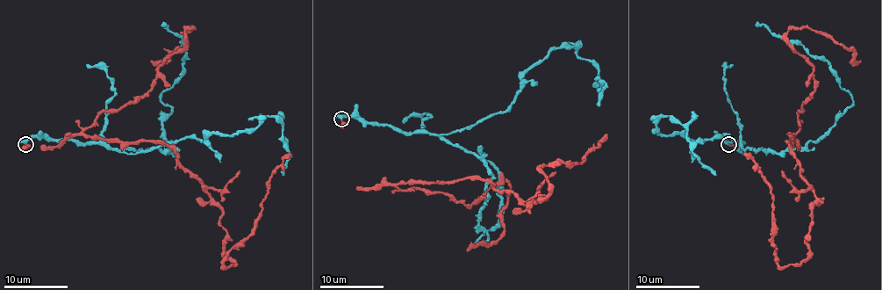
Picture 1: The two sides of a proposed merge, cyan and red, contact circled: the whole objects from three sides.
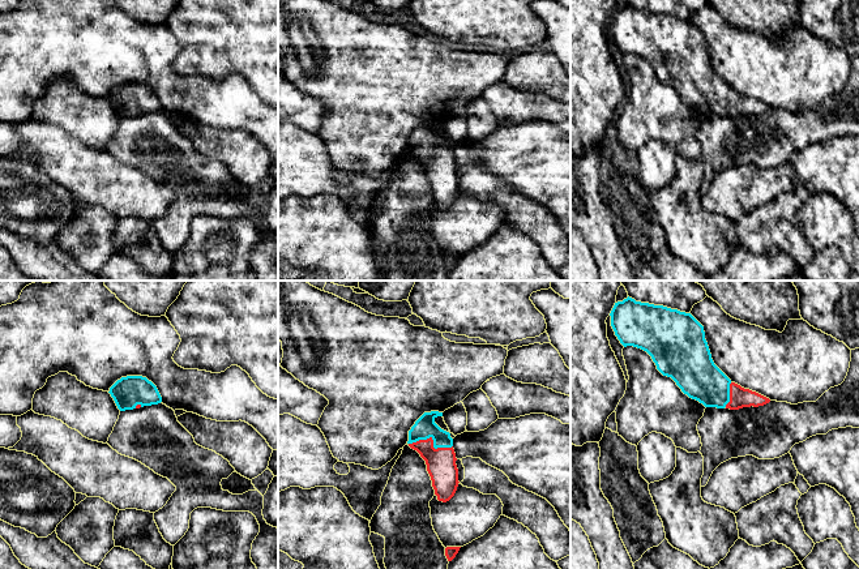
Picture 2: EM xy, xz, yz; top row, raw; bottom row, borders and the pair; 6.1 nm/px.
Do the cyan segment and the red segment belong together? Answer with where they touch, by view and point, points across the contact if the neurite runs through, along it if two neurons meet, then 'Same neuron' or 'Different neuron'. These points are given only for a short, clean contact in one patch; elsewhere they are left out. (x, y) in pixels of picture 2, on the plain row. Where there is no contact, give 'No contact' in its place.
Touches cyan at xz (434, 149). Different neuron

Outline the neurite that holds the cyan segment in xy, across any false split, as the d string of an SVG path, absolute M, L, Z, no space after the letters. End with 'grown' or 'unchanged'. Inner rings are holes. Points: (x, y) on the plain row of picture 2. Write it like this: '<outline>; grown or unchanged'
M142 84L121 85L110 95L108 100L120 119L133 117L137 112L144 115L162 110L157 94Z; unchanged

